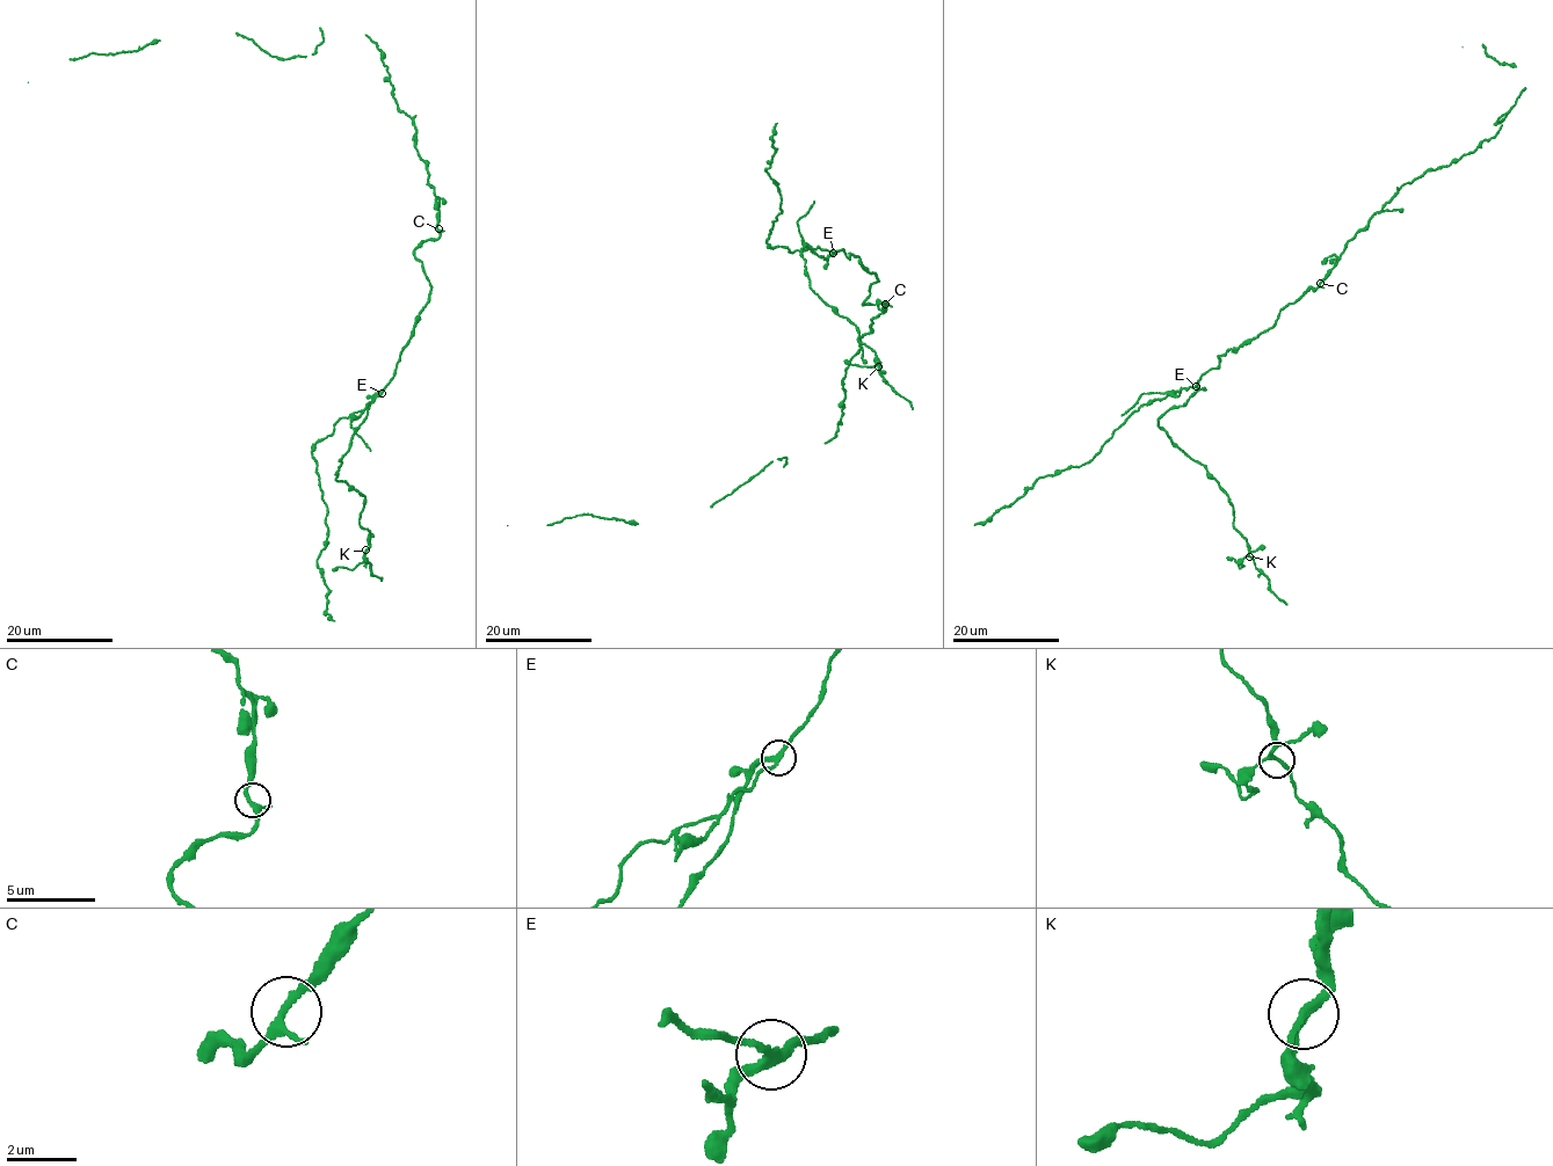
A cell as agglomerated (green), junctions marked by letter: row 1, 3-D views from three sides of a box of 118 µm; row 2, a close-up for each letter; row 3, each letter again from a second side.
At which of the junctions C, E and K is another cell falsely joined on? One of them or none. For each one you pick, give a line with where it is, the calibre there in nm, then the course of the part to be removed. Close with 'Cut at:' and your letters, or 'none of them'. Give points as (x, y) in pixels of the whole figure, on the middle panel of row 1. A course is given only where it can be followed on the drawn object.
E: place (833, 253); calibre 220 nm; course (833, 253), (819, 247), (792, 253), (767, 242), (782, 211), (779, 191), (766, 170), (775, 148), (777, 123)
Cut at: E

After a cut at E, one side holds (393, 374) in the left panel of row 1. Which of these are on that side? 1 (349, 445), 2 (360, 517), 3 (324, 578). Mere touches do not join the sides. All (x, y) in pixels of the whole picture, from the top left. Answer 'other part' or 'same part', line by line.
1: same part
2: same part
3: other part

